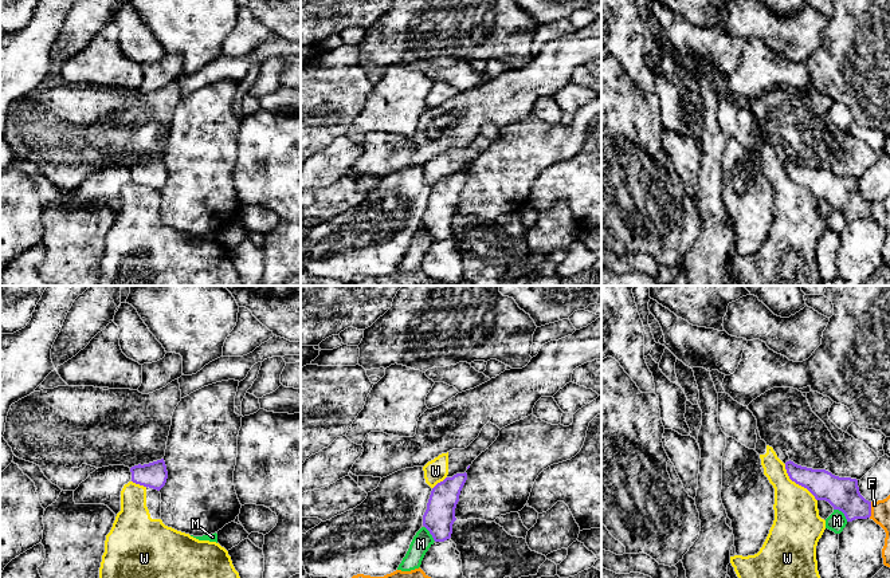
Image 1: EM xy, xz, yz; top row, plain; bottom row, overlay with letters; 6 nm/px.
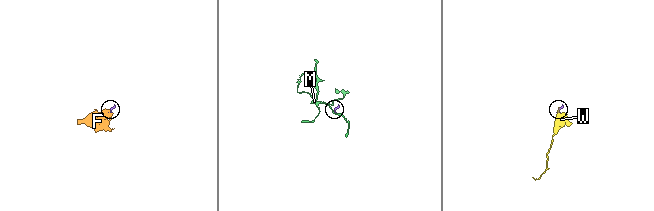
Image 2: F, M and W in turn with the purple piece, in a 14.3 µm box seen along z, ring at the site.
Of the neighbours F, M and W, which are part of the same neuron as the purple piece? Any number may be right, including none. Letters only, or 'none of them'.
F

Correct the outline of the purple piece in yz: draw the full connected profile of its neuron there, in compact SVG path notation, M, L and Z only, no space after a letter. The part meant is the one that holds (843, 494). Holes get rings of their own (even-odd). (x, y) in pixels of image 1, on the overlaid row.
M785 463L785 469L792 481L807 488L816 500L828 502L834 510L844 514L847 522L855 519L873 519L885 532L885 546L882 548L883 565L890 567L890 495L878 502L866 500L858 487L858 480L839 477L826 469L812 469Z

